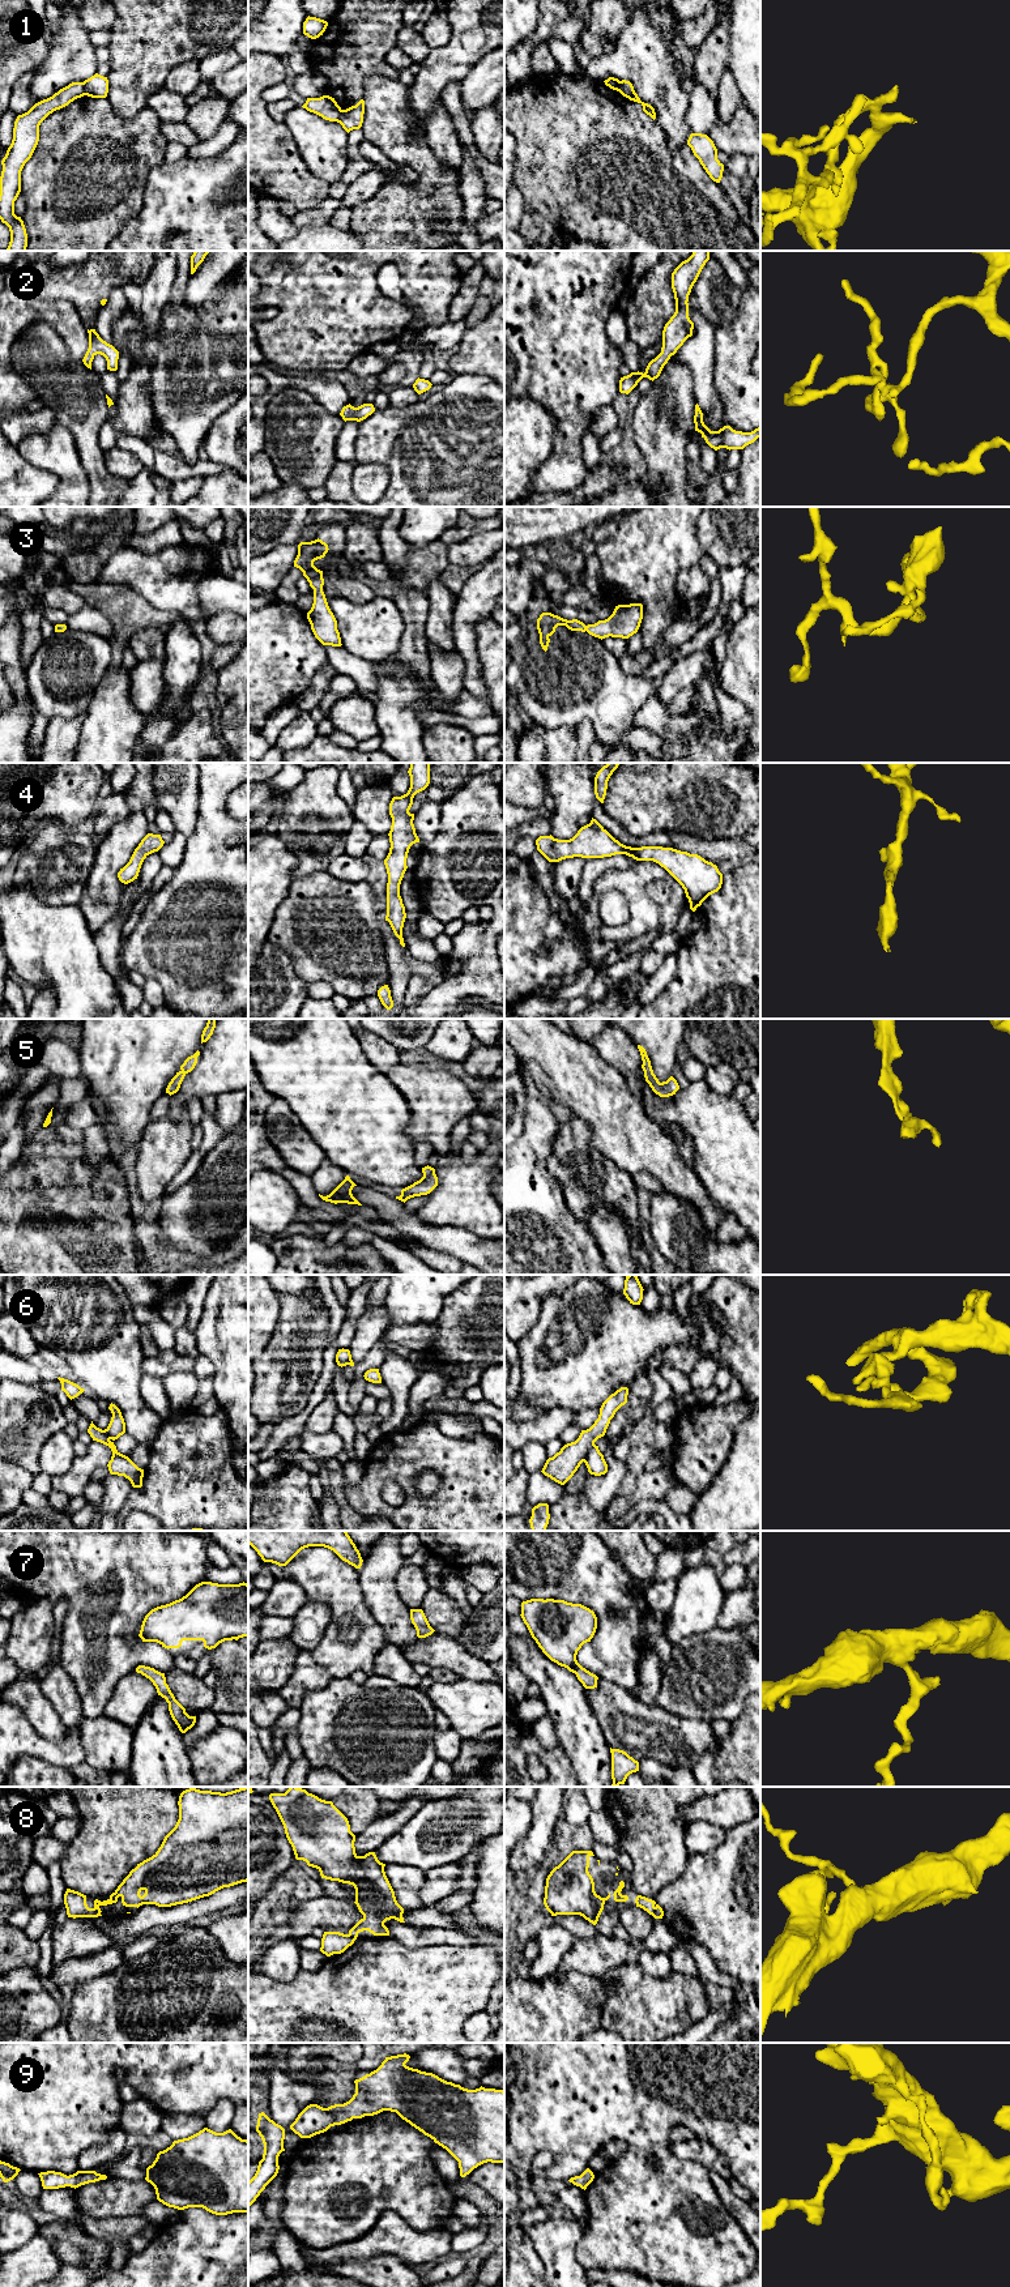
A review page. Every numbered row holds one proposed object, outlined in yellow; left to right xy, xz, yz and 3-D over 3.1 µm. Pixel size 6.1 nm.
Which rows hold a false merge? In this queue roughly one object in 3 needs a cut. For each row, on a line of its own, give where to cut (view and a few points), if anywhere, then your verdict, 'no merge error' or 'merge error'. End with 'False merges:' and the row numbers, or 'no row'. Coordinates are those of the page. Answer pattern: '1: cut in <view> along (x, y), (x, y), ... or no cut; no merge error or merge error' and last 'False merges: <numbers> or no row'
1: cut in xy along (82, 82), (85, 94); merge error
2: no cut; no merge error
3: no cut; no merge error
4: no cut; no merge error
5: no cut; no merge error
6: no cut; no merge error
7: no cut; no merge error
8: no cut; no merge error
9: no cut; no merge error
False merges: 1

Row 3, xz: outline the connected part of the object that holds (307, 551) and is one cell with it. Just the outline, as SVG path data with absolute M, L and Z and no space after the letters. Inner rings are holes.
M319 538L311 542L301 542L298 545L298 555L294 560L294 567L303 572L303 576L314 589L314 603L307 613L307 619L315 637L323 645L341 647L337 620L331 611L323 592L323 571L314 566L314 562L324 558L328 550L328 545Z

